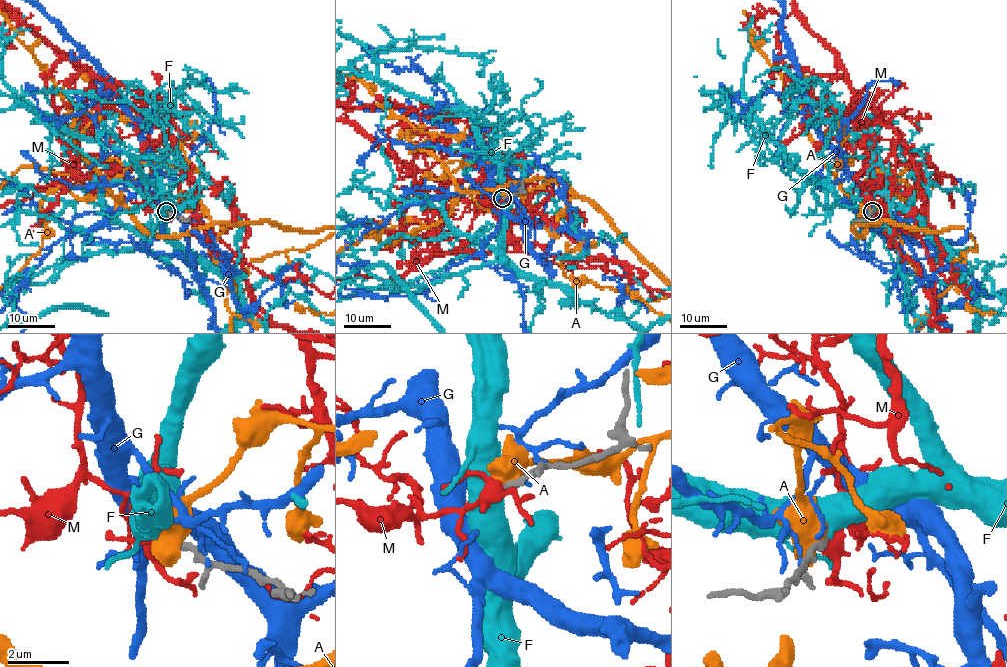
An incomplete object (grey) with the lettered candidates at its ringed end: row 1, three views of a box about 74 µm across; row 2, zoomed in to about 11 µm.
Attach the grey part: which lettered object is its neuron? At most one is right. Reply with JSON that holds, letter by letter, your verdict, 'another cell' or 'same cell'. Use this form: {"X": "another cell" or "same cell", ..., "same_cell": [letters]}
{"A": "another cell", "F": "same cell", "G": "another cell", "M": "another cell", "same_cell": ["F"]}

